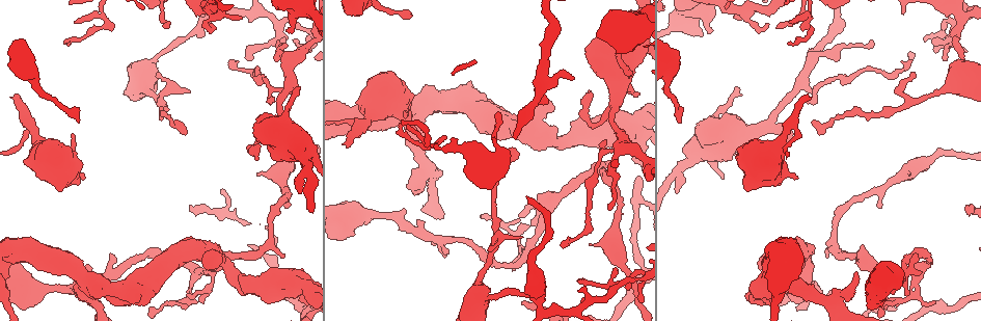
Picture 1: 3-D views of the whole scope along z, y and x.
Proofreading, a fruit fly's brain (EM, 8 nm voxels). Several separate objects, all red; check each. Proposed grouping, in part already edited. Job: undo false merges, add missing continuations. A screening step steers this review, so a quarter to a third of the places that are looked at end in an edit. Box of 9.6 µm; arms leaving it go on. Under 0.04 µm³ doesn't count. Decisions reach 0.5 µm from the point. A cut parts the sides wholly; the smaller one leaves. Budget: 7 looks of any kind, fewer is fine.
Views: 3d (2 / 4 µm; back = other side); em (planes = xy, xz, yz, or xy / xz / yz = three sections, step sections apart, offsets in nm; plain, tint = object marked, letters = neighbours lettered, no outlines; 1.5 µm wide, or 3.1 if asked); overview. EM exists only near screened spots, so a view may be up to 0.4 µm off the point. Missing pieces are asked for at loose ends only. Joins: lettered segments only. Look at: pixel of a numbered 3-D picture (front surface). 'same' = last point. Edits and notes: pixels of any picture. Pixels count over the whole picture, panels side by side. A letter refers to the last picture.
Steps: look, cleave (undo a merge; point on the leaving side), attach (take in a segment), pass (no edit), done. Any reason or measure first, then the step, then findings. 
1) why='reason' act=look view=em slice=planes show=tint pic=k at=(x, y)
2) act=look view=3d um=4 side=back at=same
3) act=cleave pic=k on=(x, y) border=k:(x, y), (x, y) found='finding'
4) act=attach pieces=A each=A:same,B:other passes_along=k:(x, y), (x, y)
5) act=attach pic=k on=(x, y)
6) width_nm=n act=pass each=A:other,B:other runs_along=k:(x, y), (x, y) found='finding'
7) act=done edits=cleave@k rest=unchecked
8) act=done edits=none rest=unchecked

act=look view=em slice=yz step=4 show=letters pic=1 at=(12, 97)

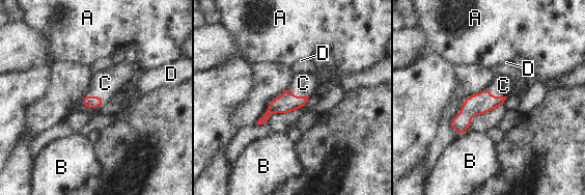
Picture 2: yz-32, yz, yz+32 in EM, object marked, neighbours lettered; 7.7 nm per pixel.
act=attach pieces=C each=A:other,B:other,C:same,D:other passes_along=2:(481, 103), (496, 96), (503, 85) found='the cell continues'

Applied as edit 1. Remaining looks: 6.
why='tapers out' act=look view=3d um=4 pic=1 at=(681, 120)

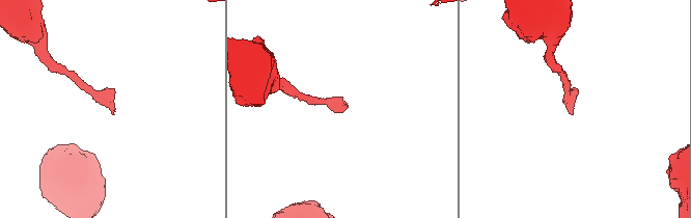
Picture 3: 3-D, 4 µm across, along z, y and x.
act=look view=em slice=planes show=tint pic=3 at=(343, 104)

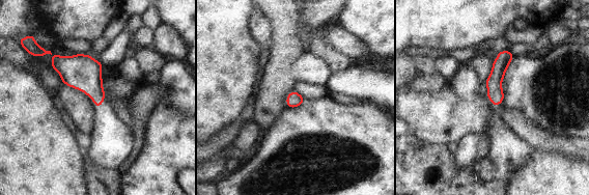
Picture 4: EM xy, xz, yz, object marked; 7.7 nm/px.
act=look view=em slice=planes show=letters at=same

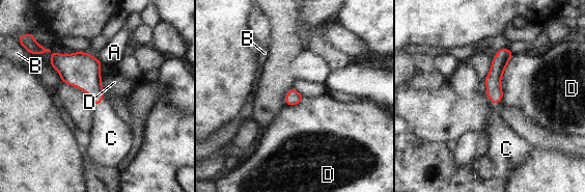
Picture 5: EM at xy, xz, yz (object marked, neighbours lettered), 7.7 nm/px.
width_nm=120 act=attach pieces=C each=A:other,B:other,C:same,D:other passes_along=5:(85, 73), (101, 101), (110, 131) found='it goes on there'

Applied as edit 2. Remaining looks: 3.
act=look view=overview

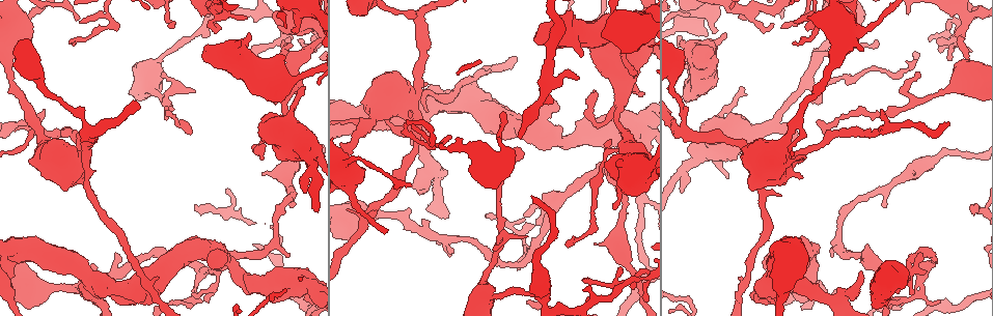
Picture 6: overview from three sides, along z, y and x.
why='tapers out' act=look view=em slice=yz step=8 show=letters pic=6 at=(503, 115)

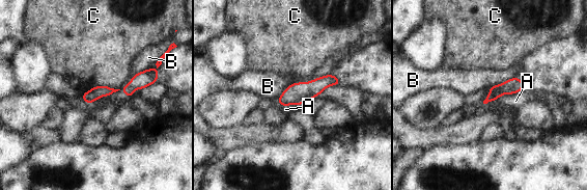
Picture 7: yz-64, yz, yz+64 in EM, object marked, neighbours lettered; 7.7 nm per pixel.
why='another direction' act=look view=em slice=planes show=letters at=same

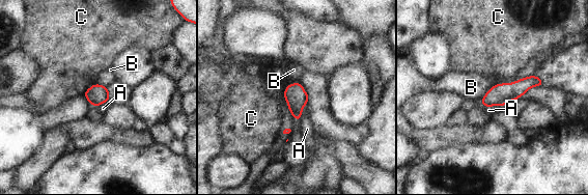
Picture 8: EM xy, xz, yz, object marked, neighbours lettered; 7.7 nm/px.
act=pass each=A:other,B:other,C:other runs_along=8:(539, 83), (526, 83), (484, 103) found='none of them fits'

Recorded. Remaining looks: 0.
act=done edits=attach@2,attach@5 rest=unchecked

